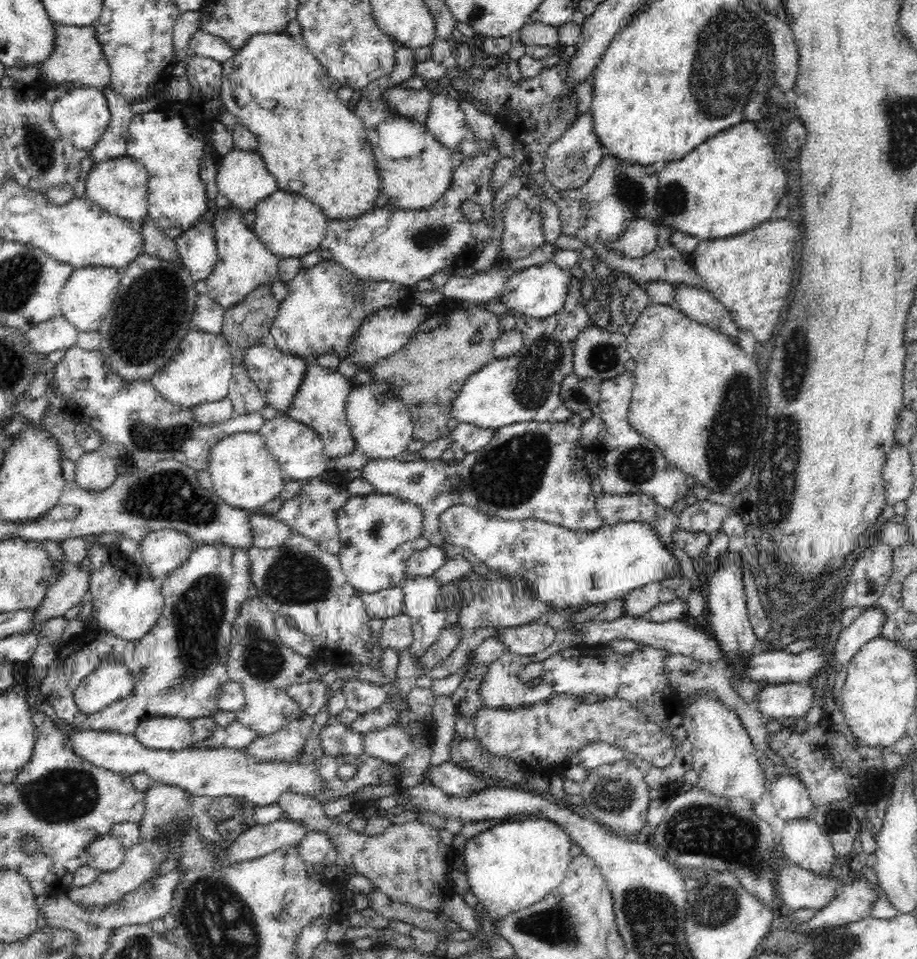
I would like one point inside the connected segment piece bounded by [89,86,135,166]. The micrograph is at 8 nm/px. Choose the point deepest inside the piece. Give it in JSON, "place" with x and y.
{"place":[113,144]}

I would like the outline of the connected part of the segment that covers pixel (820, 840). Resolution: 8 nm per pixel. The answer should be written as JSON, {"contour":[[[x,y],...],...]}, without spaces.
{"contour":[[[814,814],[784,822],[779,835],[780,850],[790,863],[816,874],[830,876],[838,855],[834,852],[830,837],[814,820]]]}

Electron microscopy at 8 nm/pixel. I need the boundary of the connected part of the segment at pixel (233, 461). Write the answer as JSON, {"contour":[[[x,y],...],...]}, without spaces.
{"contour":[[[237,432],[219,440],[210,449],[207,470],[212,479],[213,492],[229,506],[247,513],[279,497],[284,488],[281,468],[258,432]]]}

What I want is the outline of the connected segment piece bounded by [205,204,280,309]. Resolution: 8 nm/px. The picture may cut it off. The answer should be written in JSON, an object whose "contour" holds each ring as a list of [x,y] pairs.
{"contour":[[[231,204],[219,208],[213,216],[214,239],[216,239],[219,262],[206,278],[207,295],[222,308],[228,309],[242,302],[257,286],[272,284],[278,280],[280,259],[260,241],[252,228],[246,226],[242,212]]]}

